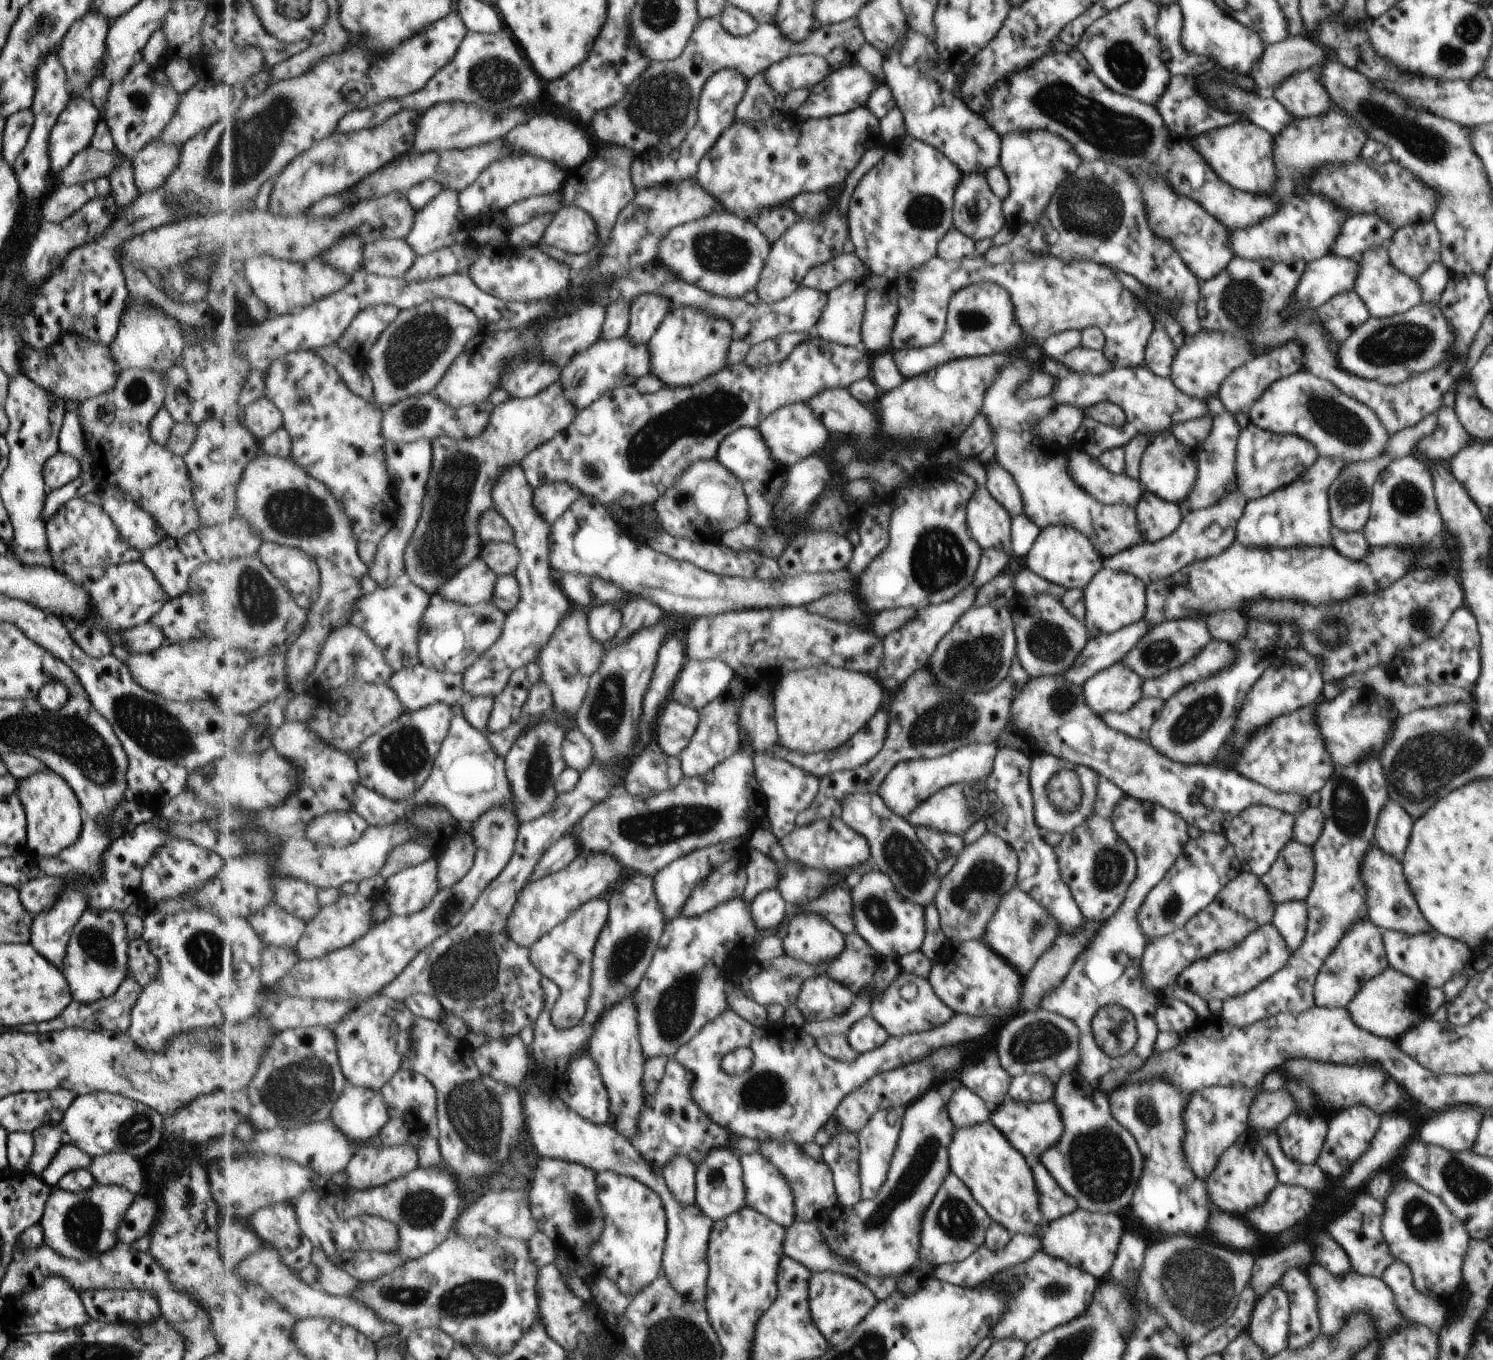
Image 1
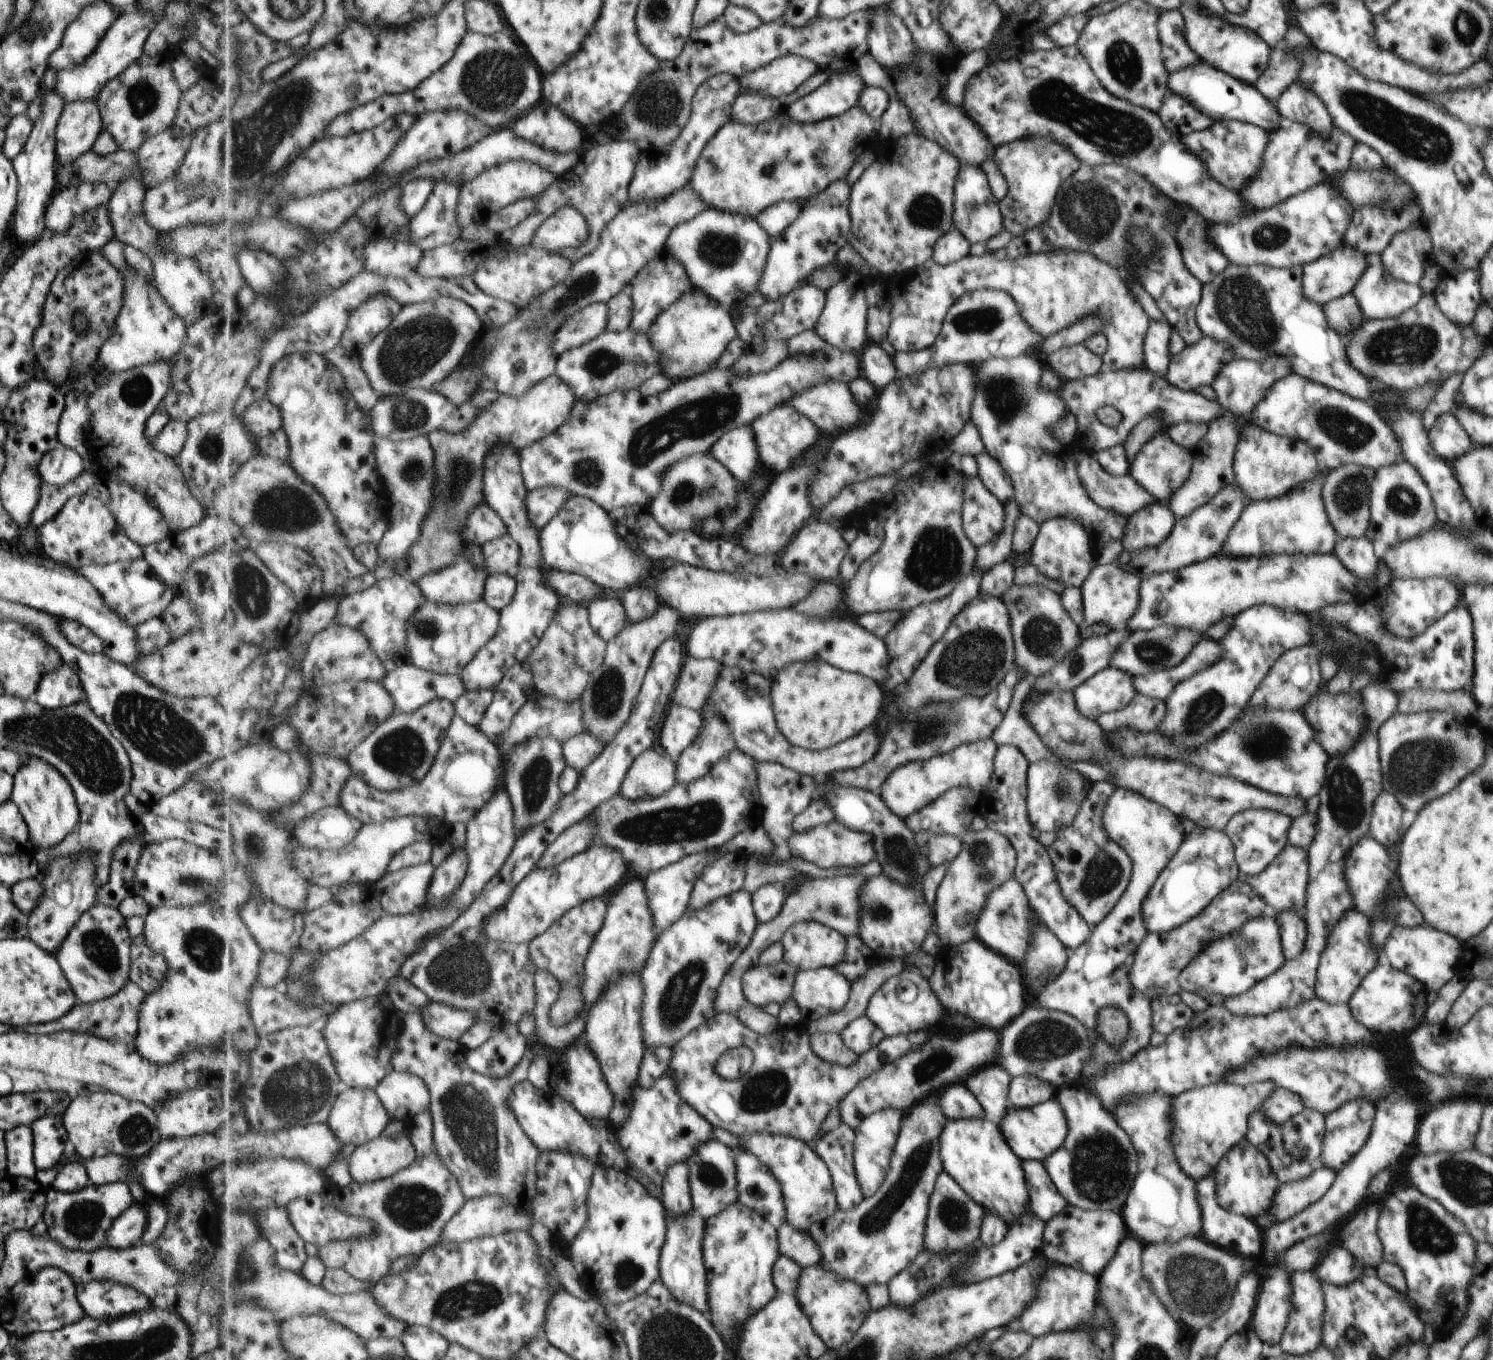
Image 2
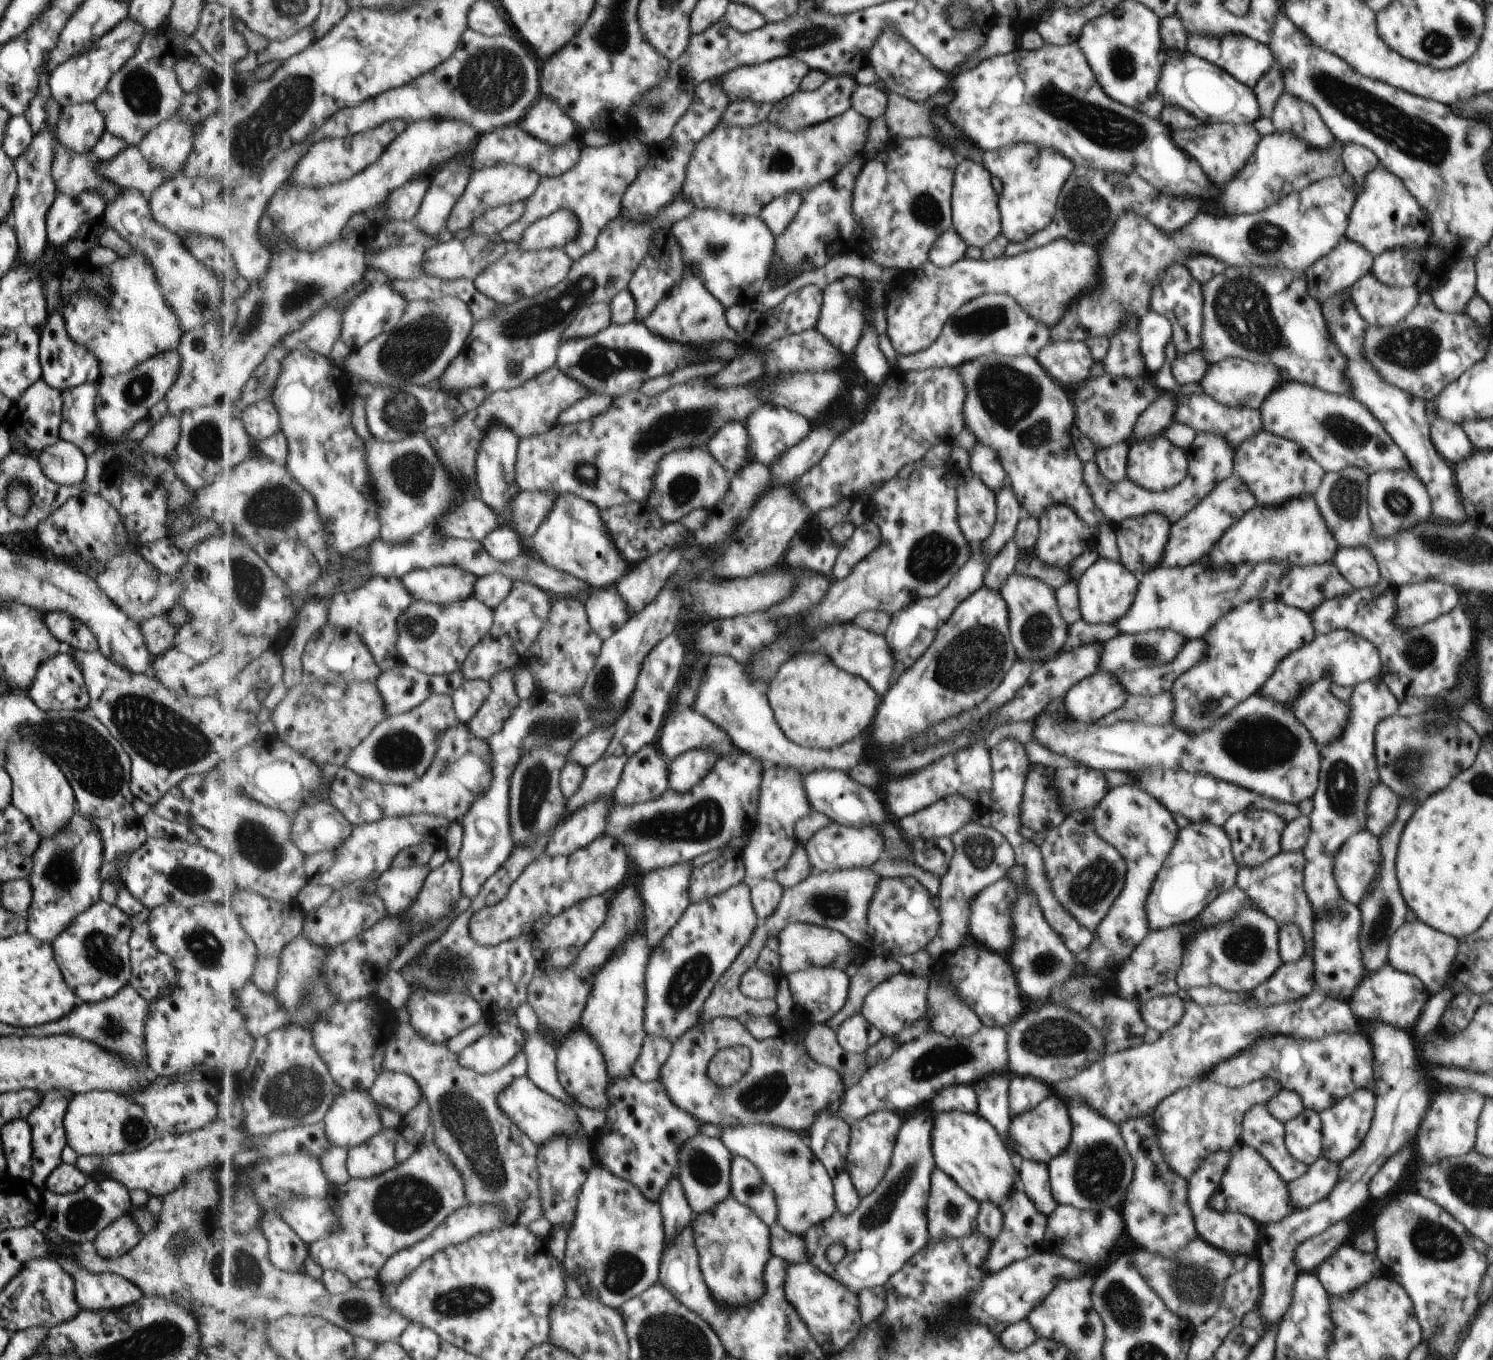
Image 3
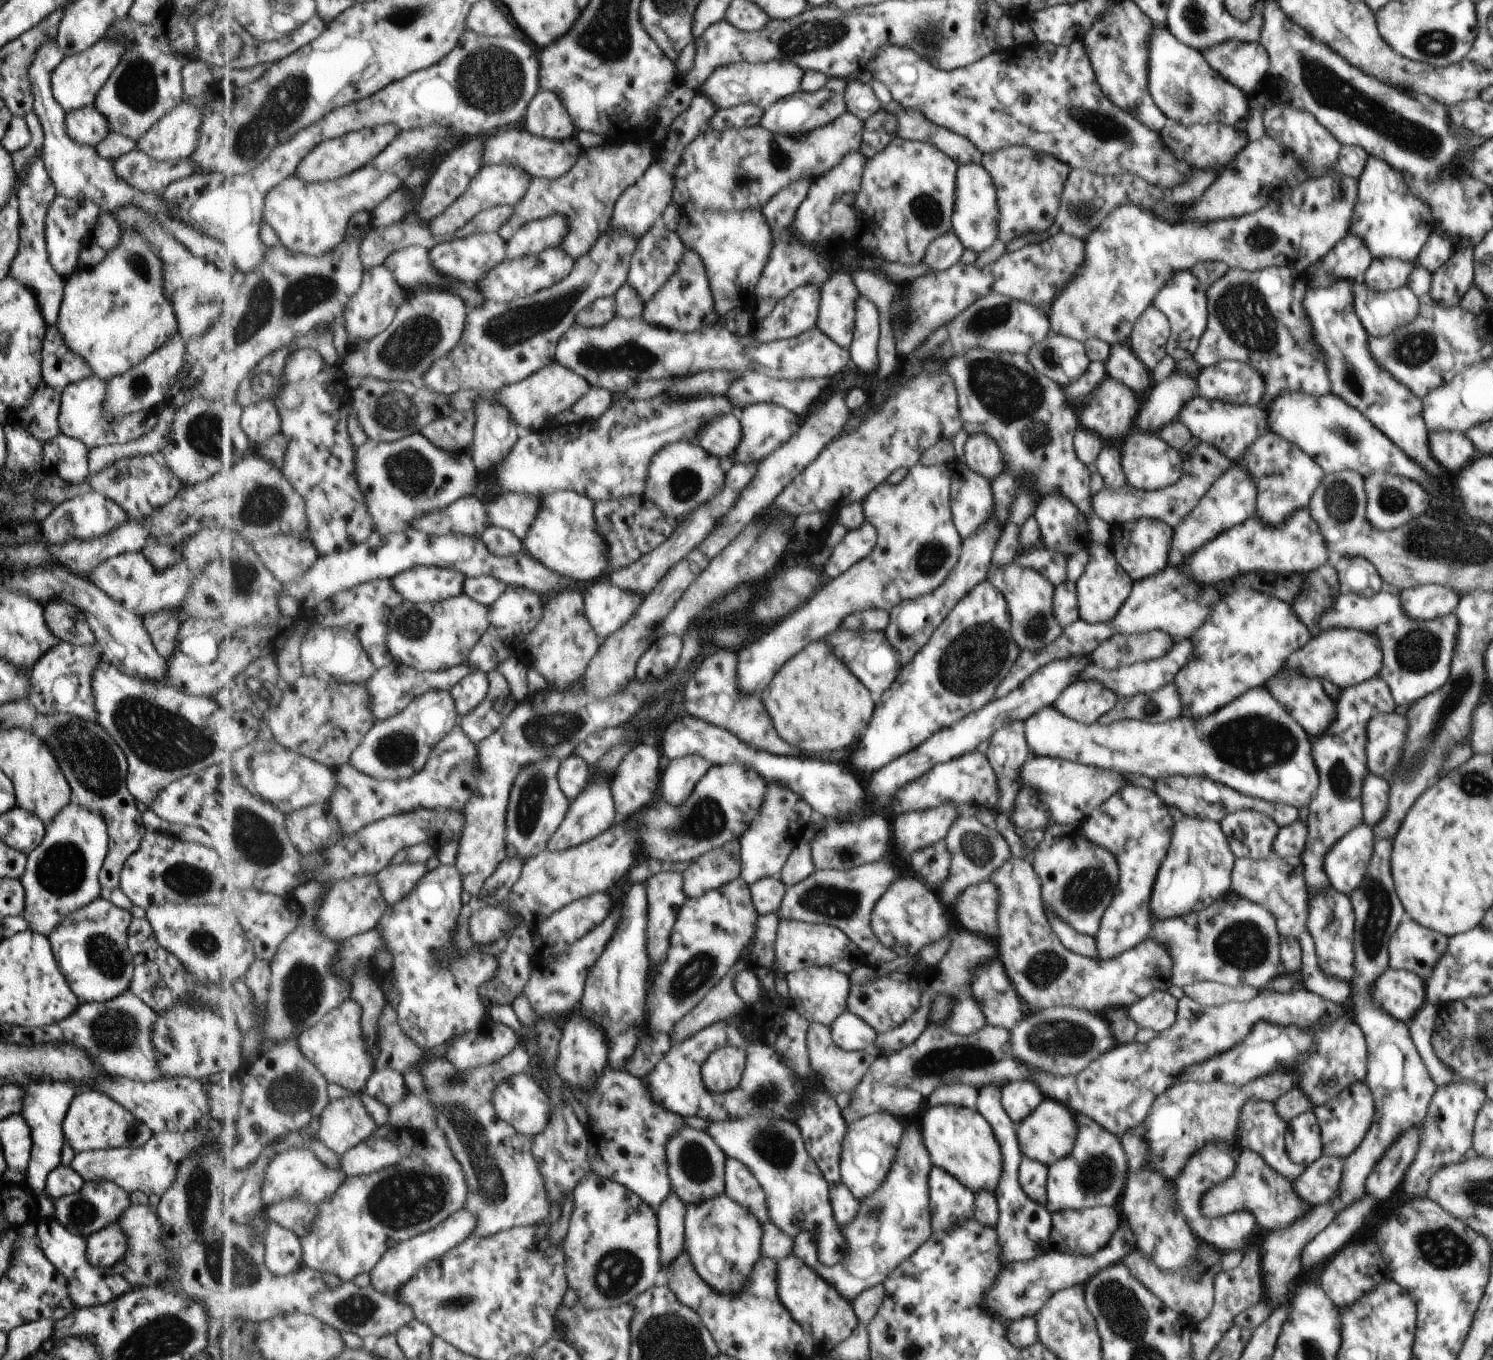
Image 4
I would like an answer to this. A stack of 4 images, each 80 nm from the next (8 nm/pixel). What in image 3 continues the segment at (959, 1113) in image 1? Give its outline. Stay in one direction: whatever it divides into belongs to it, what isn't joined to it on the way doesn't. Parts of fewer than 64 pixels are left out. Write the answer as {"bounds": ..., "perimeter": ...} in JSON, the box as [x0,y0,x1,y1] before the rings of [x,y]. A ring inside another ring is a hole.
{"bounds":[927,1086,978,1113],"perimeter":[[[949,1086],[931,1097],[927,1107],[931,1112],[977,1113],[978,1102],[973,1086]]]}

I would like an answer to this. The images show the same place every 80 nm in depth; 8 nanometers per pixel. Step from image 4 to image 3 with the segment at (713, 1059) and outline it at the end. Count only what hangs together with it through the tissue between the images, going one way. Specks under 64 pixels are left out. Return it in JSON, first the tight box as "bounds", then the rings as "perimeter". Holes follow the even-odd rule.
{"bounds":[707,1045,752,1088],"perimeter":[[[738,1045],[719,1050],[711,1060],[707,1074],[721,1088],[733,1087],[751,1071],[752,1052],[748,1047]]]}

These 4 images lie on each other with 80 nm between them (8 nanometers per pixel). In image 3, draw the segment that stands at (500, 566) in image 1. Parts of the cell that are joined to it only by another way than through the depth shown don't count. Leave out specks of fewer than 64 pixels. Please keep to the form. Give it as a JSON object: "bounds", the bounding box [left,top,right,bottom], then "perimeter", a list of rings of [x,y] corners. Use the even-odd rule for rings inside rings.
{"bounds":[483,524,525,562],"perimeter":[[[506,524],[495,528],[485,538],[483,545],[487,552],[500,562],[511,562],[525,552],[521,536]]]}

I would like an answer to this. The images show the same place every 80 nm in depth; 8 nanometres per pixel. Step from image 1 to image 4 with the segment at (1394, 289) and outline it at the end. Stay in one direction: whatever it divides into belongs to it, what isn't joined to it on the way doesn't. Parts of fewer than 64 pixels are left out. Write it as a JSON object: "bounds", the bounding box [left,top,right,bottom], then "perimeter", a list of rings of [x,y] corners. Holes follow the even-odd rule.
{"bounds":[1353,280,1418,337],"perimeter":[[[1353,280],[1354,311],[1358,315],[1359,322],[1366,330],[1369,337],[1382,337],[1392,330],[1406,325],[1415,318],[1418,311],[1418,298],[1407,286],[1395,290],[1377,292],[1370,289],[1362,280]]]}

